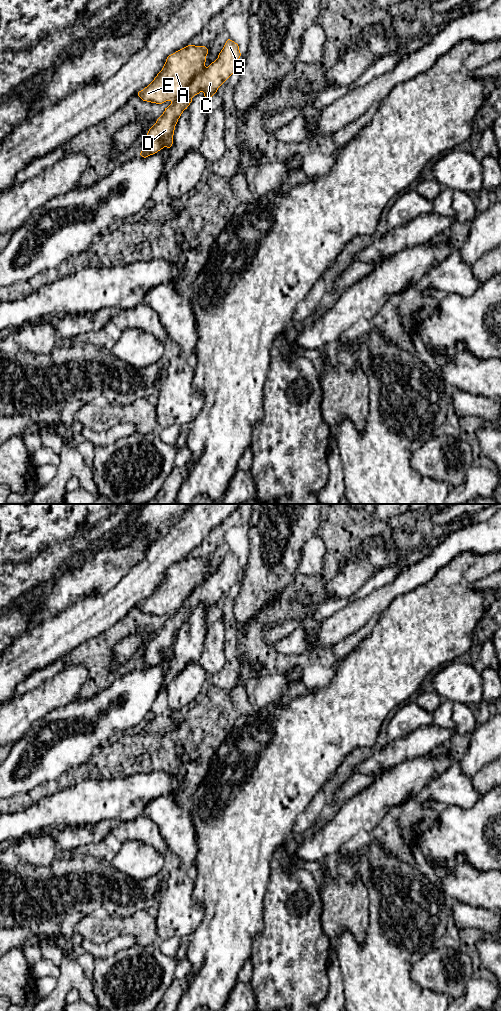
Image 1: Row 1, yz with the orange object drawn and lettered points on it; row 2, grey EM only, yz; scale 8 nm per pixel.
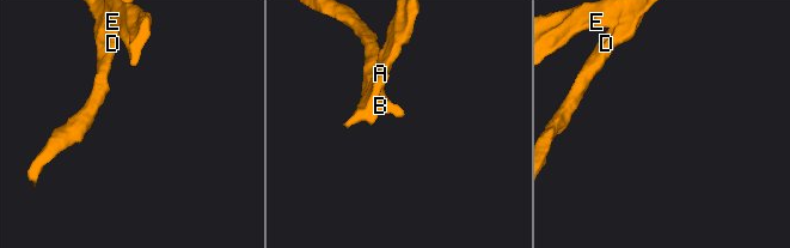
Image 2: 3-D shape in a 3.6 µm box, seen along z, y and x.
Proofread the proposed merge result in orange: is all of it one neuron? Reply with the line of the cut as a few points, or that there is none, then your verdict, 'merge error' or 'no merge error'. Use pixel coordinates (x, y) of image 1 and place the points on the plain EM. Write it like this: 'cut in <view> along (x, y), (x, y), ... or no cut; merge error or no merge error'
cut in yz along (207, 579), (187, 598), (180, 608), (171, 614); merge error

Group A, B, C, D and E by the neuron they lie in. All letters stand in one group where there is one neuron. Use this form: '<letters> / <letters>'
A E / B C D

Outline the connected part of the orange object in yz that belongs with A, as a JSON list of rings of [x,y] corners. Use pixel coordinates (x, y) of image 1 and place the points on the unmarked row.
[[[188,557],[169,567],[162,582],[138,608],[156,616],[181,609],[187,598],[206,582],[207,566],[205,558]]]

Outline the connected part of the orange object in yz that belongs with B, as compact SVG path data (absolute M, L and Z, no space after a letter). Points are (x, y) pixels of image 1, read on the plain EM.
M228 551L218 567L206 582L198 587L186 600L184 606L172 613L165 620L163 626L149 641L140 667L144 670L163 661L170 660L173 656L175 638L181 626L192 614L192 610L204 605L209 611L217 604L218 600L235 584L238 584L238 572L241 568L239 558Z

